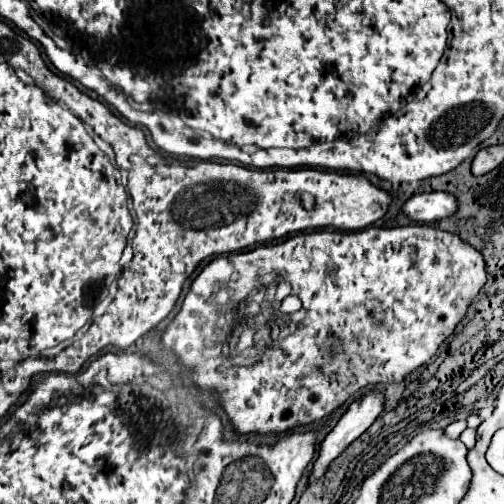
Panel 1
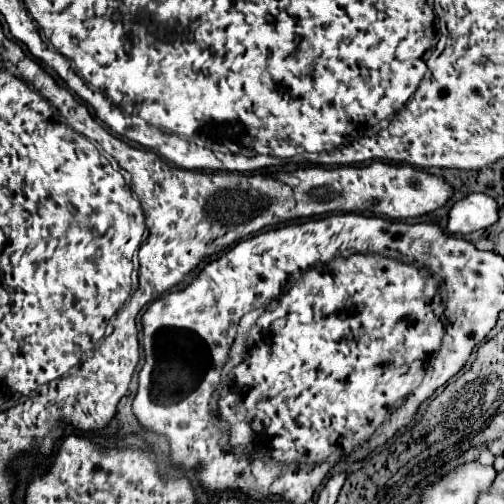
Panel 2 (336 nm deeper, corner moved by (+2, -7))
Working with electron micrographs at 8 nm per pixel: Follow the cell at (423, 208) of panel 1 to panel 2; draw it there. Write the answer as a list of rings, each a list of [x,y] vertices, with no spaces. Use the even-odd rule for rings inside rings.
[[[472,193],[462,201],[454,203],[448,219],[448,231],[468,235],[480,229],[488,229],[498,219],[500,215],[496,199],[484,193]]]

